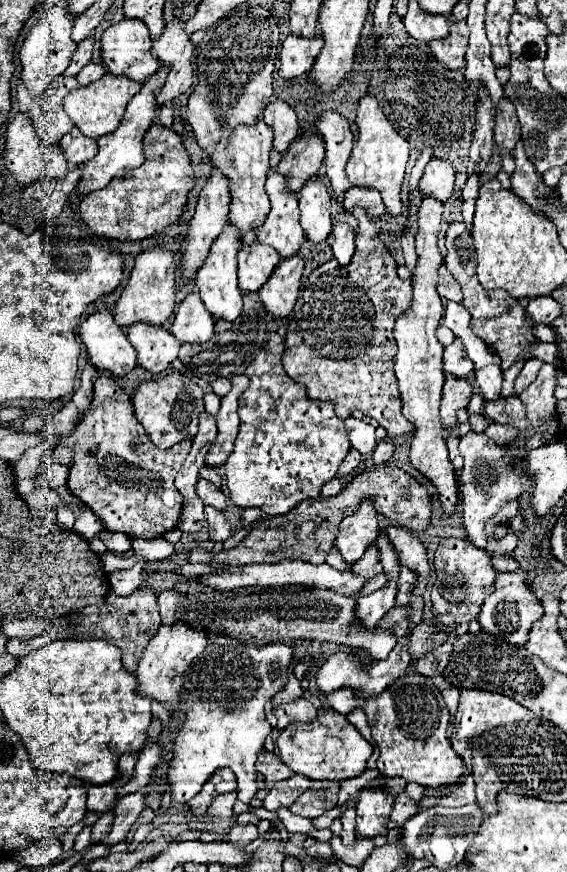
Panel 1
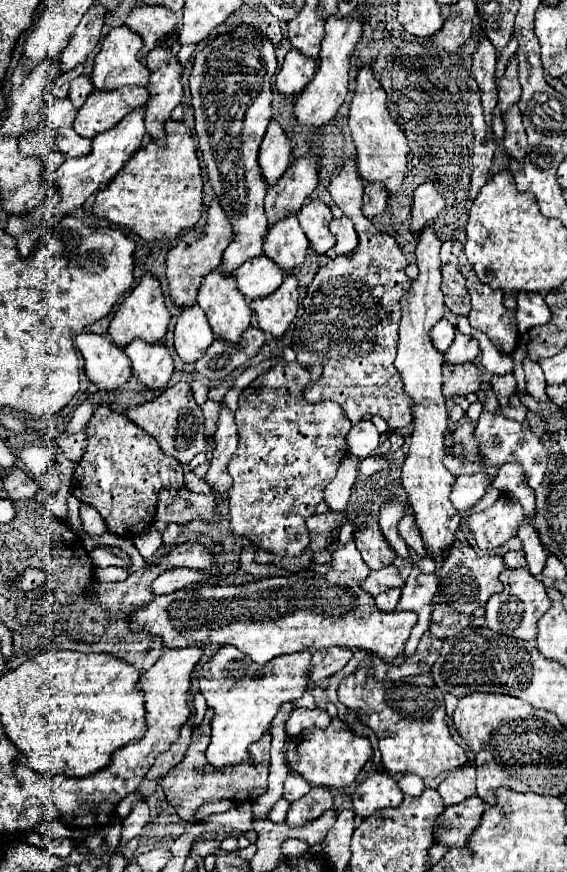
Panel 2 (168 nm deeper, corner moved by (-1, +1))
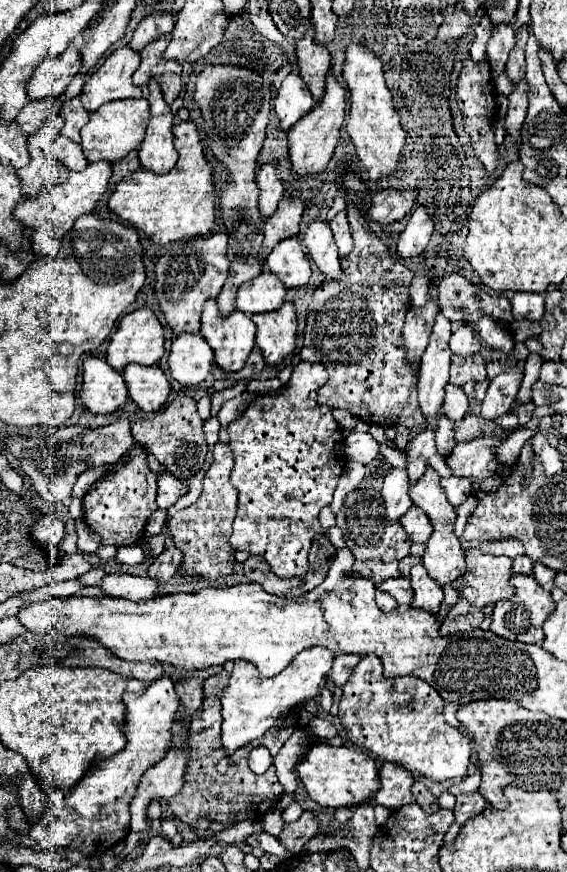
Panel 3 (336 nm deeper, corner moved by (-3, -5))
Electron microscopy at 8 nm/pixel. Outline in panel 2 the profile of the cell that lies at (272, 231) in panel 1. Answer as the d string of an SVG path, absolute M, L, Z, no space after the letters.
M291 215L277 221L277 225L269 227L263 243L263 253L269 255L269 259L273 259L285 273L291 273L293 269L303 265L307 247L309 241L297 217Z

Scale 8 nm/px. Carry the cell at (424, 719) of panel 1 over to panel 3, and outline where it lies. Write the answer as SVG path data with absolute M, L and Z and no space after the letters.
M369 653L359 661L351 679L343 685L343 697L339 703L339 719L341 719L341 725L347 729L349 741L355 743L357 747L371 751L383 761L397 763L403 769L411 769L411 773L415 775L425 775L433 781L447 781L447 779L467 775L469 757L471 757L471 741L463 737L455 727L449 727L445 723L443 707L445 707L445 701L427 681L417 679L417 677L387 679L383 675L379 657Z

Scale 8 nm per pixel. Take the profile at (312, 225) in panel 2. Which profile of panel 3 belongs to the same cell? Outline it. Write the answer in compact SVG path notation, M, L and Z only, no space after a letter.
M315 219L307 225L303 233L303 243L315 261L315 265L325 273L327 279L339 279L341 265L339 265L339 251L333 241L333 233L329 229L327 221Z

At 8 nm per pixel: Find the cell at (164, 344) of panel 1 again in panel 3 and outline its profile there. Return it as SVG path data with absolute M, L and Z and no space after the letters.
M129 363L123 369L123 377L129 389L129 397L143 411L157 411L167 401L171 387L159 365Z

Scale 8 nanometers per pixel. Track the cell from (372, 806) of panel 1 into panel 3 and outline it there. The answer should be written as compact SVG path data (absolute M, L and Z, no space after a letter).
M385 763L379 771L379 791L371 797L371 805L383 805L391 811L413 803L415 797L411 795L413 775L409 771L403 771L403 767L395 767L393 763Z

